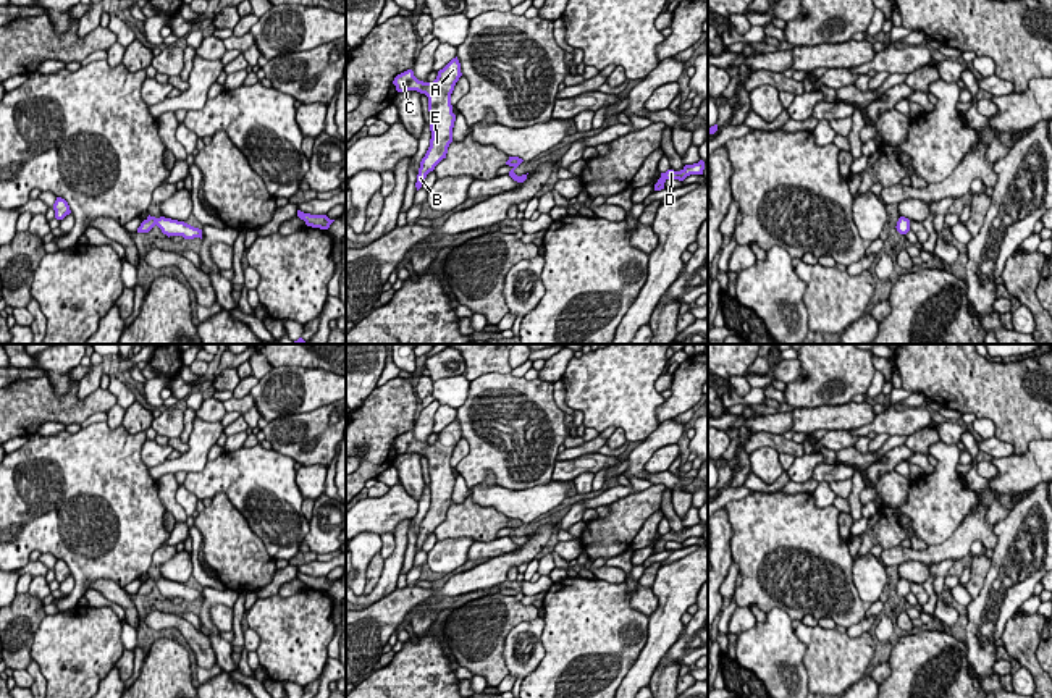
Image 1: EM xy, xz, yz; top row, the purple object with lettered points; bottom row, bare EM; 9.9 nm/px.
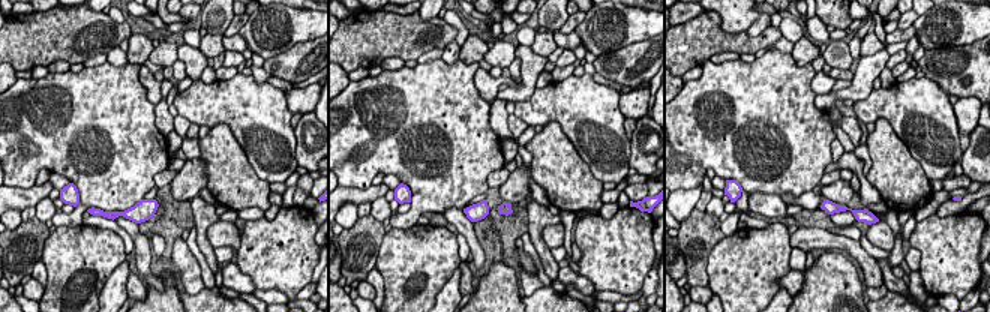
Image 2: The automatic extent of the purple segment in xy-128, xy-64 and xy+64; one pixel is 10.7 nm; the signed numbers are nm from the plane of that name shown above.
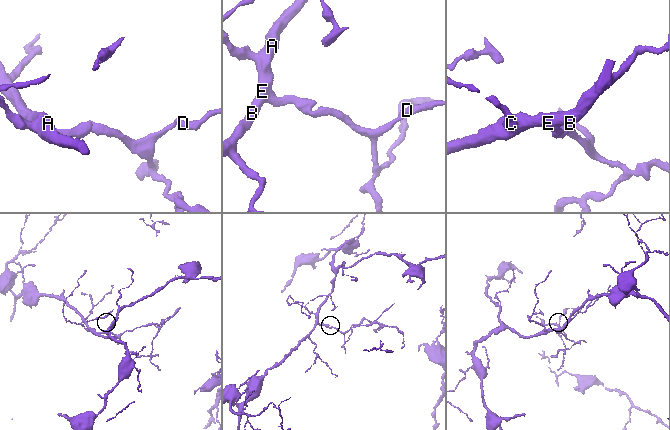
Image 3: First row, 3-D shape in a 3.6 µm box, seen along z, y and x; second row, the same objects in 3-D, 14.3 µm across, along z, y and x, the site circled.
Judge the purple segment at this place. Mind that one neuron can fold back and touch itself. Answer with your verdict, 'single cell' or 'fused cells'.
single cell

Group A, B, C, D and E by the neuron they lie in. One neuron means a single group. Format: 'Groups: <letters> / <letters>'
Groups: A B C D E

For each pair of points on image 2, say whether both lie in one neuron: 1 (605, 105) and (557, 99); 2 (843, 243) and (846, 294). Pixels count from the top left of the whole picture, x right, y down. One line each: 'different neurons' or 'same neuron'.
1: same neuron
2: different neurons

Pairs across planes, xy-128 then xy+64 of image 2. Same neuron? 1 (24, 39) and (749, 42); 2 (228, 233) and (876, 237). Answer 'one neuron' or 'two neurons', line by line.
1: one neuron
2: one neuron

